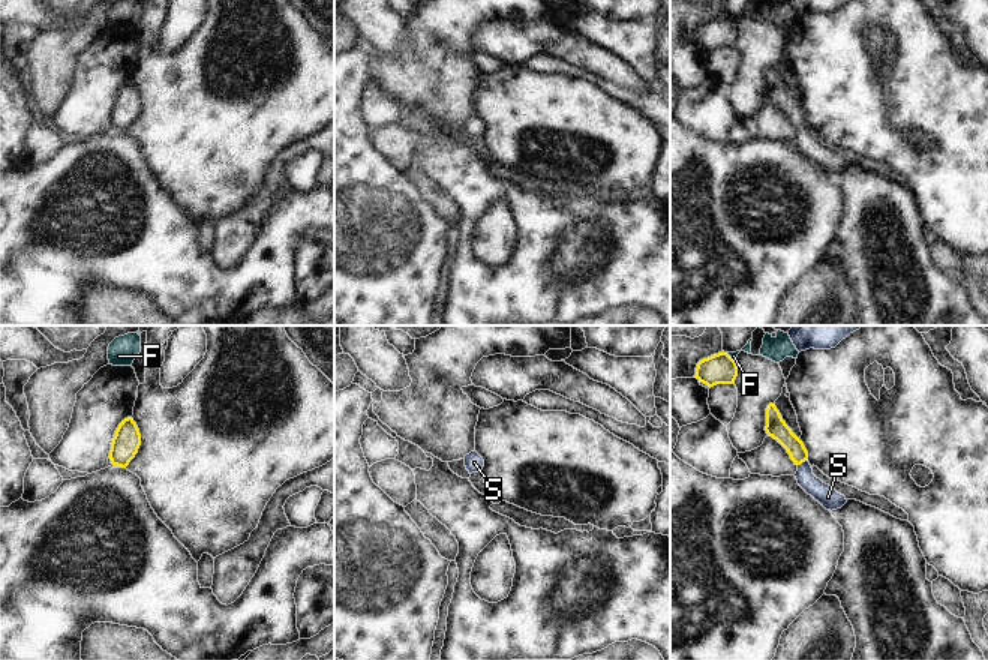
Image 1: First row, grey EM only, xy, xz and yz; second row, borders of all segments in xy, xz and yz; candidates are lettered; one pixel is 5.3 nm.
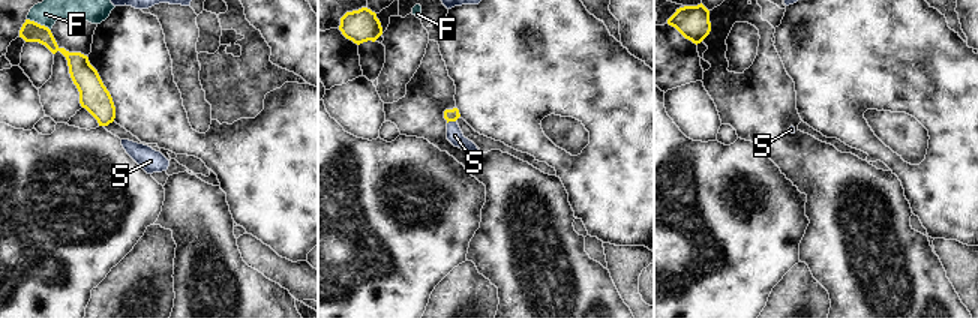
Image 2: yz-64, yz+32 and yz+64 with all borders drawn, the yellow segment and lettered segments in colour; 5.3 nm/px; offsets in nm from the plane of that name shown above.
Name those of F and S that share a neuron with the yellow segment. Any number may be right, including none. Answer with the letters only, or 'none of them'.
S

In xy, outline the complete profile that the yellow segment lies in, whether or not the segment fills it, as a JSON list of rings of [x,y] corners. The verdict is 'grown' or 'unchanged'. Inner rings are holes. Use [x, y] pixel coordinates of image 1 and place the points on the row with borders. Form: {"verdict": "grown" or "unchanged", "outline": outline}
{"verdict": "unchanged", "outline": [[[132,417],[124,418],[112,438],[109,459],[112,465],[126,468],[138,453],[141,434]]]}

